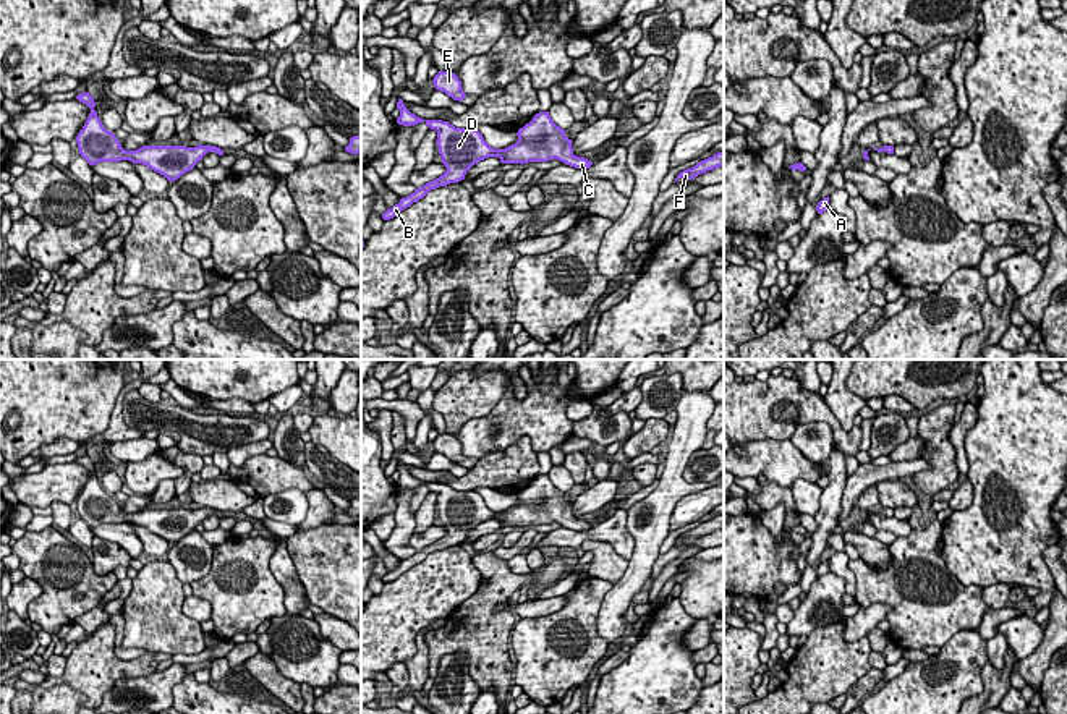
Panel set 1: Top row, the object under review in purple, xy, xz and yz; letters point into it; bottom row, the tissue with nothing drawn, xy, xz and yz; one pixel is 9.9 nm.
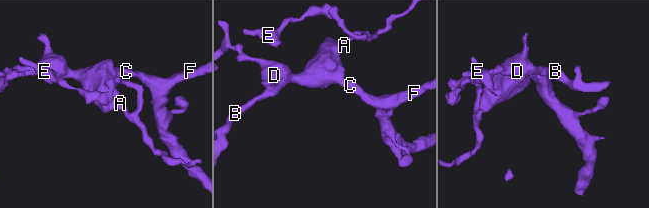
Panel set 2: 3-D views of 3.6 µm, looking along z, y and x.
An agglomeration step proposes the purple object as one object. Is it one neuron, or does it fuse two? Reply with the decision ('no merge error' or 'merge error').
no merge error

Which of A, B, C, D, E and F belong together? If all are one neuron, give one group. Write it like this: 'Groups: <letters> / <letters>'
Groups: A B C D E F

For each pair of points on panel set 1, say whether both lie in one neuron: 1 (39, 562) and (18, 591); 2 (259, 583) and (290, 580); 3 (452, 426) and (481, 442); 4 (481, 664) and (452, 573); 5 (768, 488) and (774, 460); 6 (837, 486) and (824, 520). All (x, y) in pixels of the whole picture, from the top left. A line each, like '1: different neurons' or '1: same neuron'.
1: different neurons
2: different neurons
3: different neurons
4: different neurons
5: different neurons
6: same neuron

